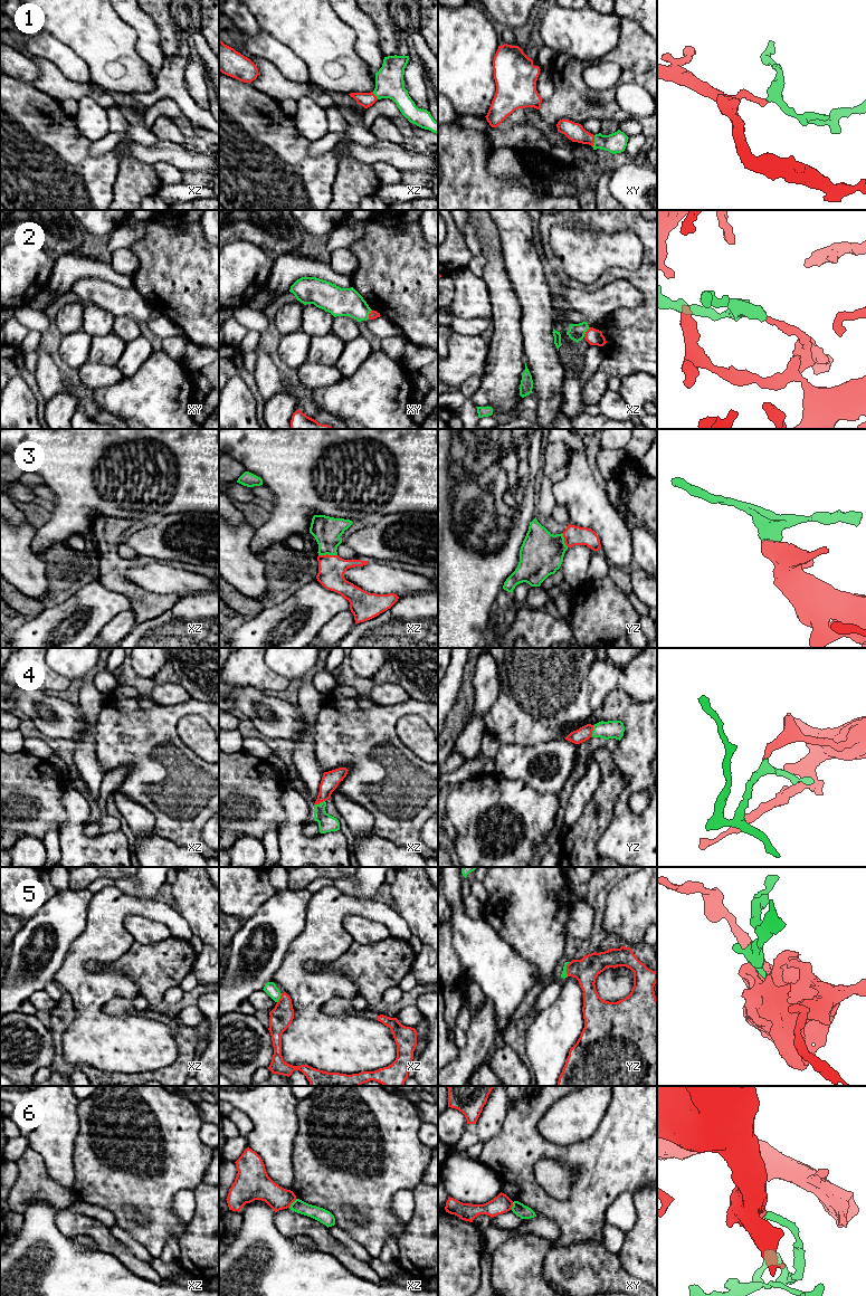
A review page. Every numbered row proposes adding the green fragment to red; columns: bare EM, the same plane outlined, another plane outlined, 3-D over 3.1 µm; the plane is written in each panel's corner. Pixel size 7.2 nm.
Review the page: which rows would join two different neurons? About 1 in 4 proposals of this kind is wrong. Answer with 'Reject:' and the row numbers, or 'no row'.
Reject: 2, 5, 6

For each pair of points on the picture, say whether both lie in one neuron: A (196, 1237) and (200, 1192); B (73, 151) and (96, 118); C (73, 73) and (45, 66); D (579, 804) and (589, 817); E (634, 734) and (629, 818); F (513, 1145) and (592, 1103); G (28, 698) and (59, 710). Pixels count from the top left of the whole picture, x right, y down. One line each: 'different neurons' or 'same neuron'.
A: same neuron
B: different neurons
C: different neurons
D: different neurons
E: same neuron
F: different neurons
G: same neuron

